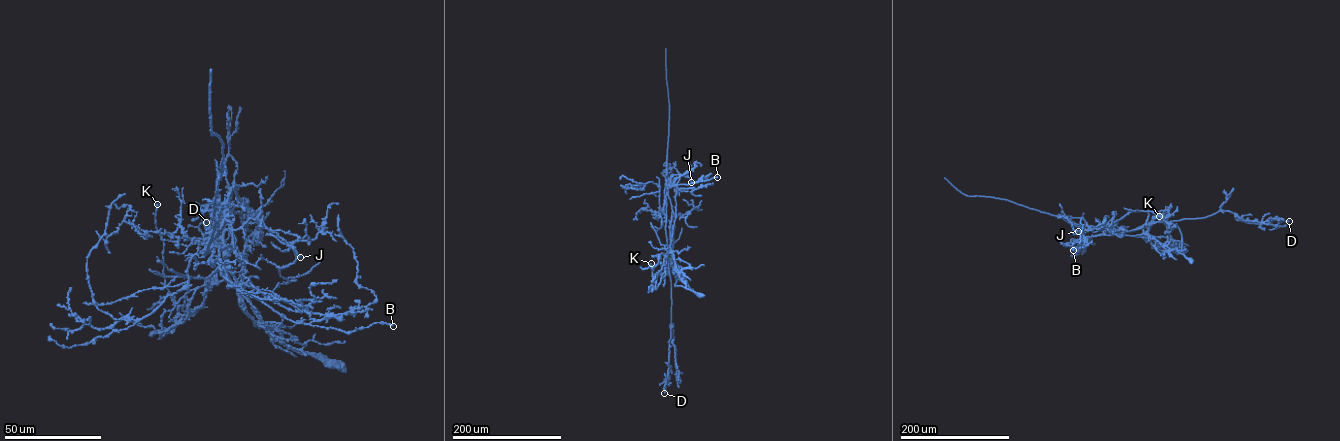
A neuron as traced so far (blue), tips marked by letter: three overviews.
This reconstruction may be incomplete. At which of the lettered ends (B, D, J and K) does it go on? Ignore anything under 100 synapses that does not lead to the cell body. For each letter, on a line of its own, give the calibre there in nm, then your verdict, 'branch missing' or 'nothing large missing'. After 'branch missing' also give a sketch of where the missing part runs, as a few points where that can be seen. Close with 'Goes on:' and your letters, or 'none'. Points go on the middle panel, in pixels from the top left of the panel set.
B: 500 nm | nothing large missing
D: 550 nm | nothing large missing
J: 240 nm | nothing large missing
K: 600 nm | nothing large missing
Goes on: none

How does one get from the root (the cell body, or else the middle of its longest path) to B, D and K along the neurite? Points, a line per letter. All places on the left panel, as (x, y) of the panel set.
B: (333, 362), (252, 308), (259, 227), (234, 187), (230, 282), (296, 323), (393, 326)
D: (333, 362), (254, 311), (258, 217), (232, 188), (216, 224), (228, 185), (221, 233), (206, 222)
K: (333, 362), (282, 344), (252, 308), (242, 265), (259, 227), (233, 187), (217, 280), (179, 314), (157, 204)

